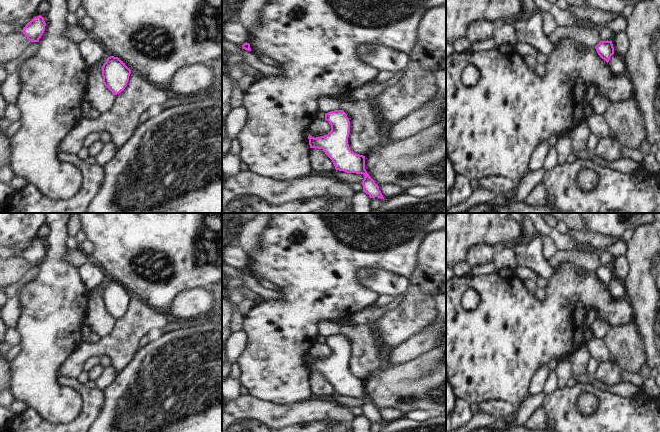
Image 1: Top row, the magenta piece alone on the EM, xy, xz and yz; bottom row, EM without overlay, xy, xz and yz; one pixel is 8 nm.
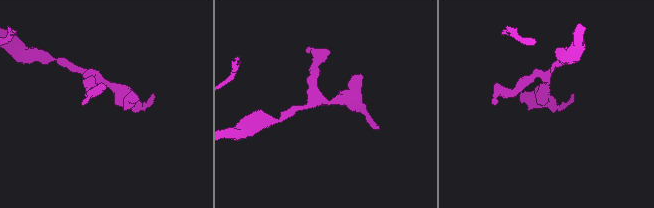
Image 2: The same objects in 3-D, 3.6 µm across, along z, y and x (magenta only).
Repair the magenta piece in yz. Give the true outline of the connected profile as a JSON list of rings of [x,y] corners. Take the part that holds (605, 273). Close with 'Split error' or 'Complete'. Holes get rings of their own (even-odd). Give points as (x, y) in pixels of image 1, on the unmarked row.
[[[600,265],[595,273],[598,279],[604,283],[607,287],[610,284],[610,281],[614,278],[614,271],[612,265]]]. Complete.

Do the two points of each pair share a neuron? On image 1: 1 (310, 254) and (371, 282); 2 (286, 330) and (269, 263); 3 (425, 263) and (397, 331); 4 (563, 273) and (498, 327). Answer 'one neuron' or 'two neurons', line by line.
1: one neuron
2: one neuron
3: one neuron
4: one neuron

